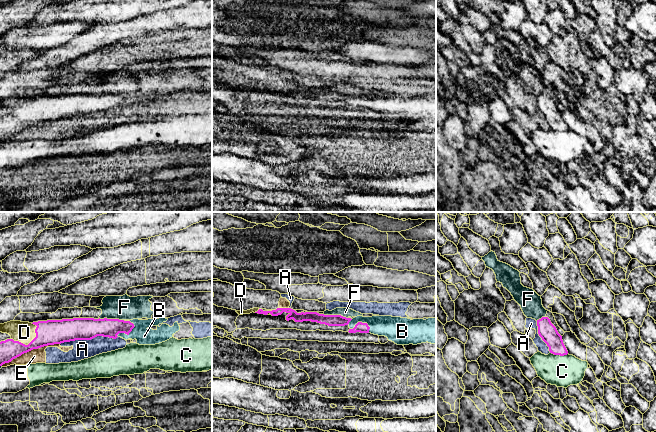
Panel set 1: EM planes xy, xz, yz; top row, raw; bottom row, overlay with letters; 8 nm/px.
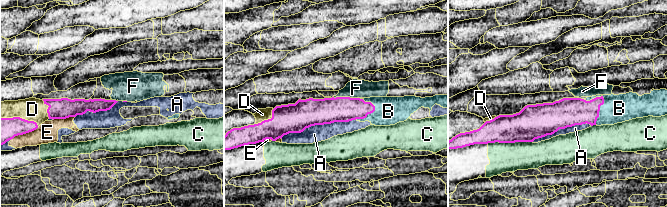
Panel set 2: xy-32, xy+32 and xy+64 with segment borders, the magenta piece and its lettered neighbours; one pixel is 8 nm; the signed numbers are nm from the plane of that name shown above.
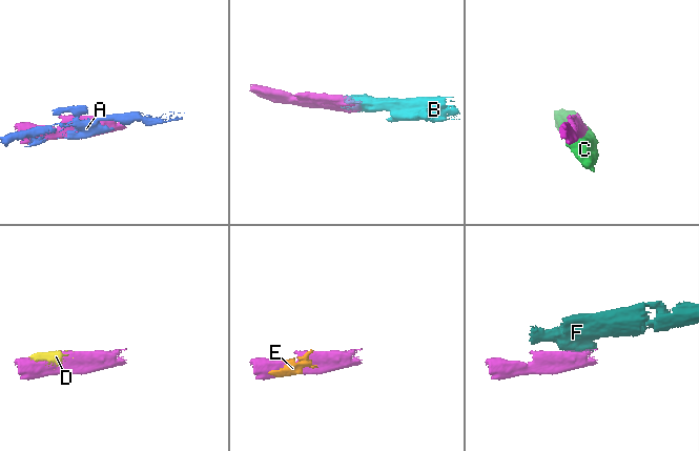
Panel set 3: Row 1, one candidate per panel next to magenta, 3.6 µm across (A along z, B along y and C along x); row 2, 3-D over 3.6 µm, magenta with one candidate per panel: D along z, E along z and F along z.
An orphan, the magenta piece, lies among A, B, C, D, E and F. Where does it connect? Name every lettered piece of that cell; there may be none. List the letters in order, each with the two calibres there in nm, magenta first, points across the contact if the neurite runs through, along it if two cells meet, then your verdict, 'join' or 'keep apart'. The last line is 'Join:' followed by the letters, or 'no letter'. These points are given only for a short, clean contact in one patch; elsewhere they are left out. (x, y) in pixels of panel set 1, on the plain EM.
A: 190/160 nm | keep apart
B: 150/140 nm | across xy (105, 103), (121, 104), (126, 109), (142, 110), (144, 112) | join
C: 150/260 nm | keep apart
D: 200/170 nm | join
E: 200/120 nm | keep apart
F: 180/190 nm | along xy (99, 93), (123, 96) | keep apart
Join: B, D

